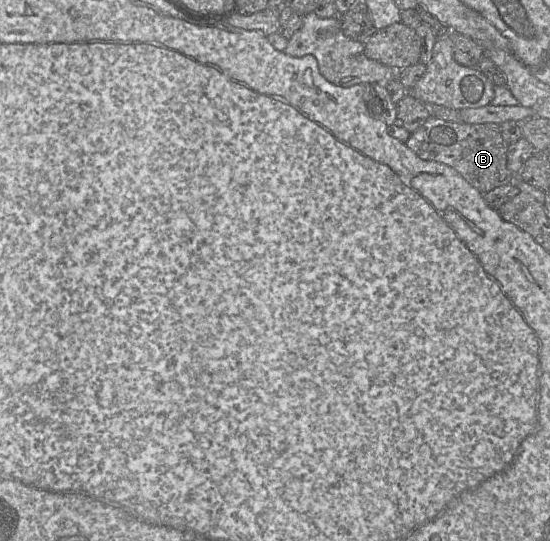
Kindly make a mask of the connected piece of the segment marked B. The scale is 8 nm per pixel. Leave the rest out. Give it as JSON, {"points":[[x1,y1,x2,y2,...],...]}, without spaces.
{"points":[[430,116,410,134,405,144,421,159,452,167,482,194,511,183,515,178,507,168,509,144,503,139,498,123,454,123]]}

